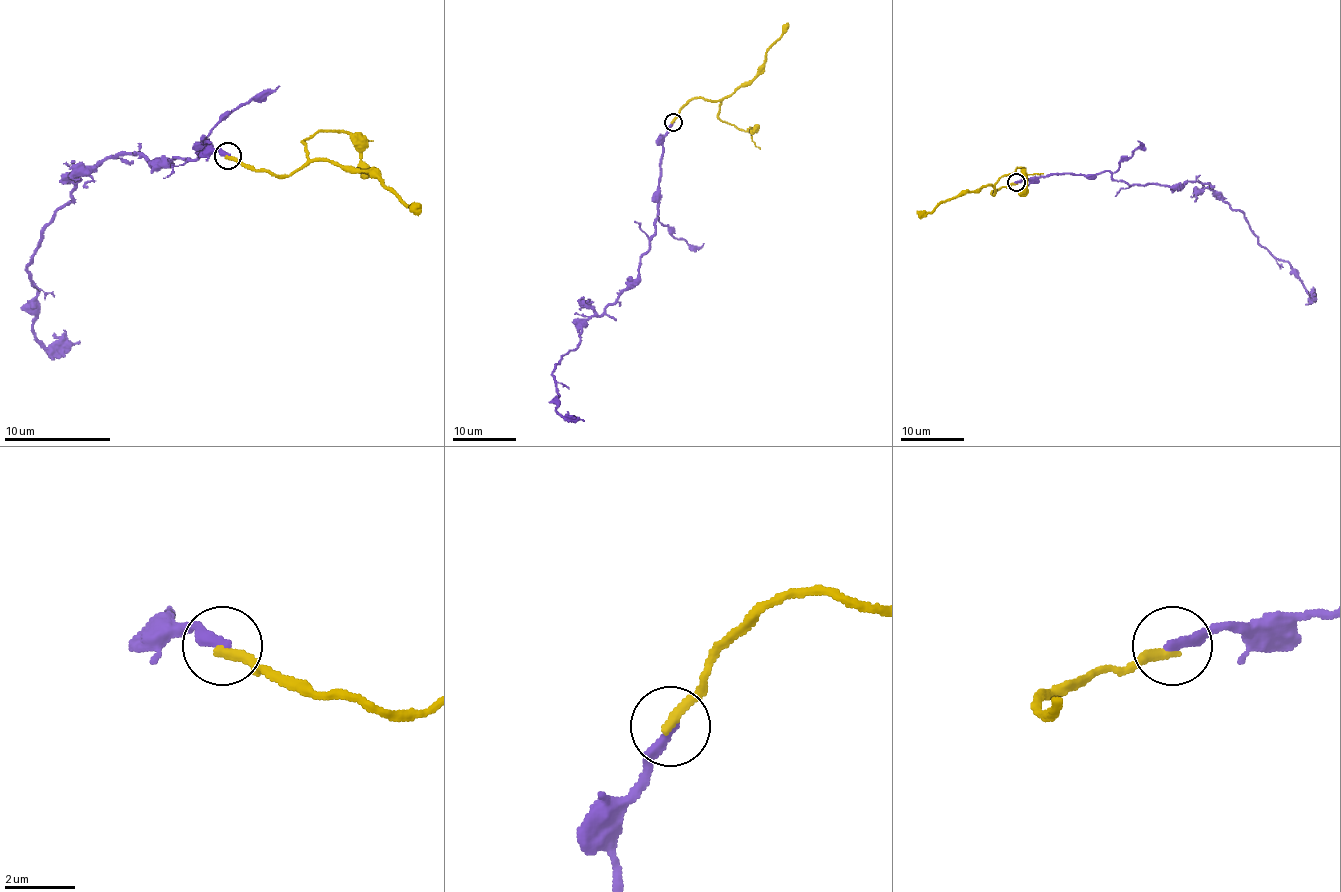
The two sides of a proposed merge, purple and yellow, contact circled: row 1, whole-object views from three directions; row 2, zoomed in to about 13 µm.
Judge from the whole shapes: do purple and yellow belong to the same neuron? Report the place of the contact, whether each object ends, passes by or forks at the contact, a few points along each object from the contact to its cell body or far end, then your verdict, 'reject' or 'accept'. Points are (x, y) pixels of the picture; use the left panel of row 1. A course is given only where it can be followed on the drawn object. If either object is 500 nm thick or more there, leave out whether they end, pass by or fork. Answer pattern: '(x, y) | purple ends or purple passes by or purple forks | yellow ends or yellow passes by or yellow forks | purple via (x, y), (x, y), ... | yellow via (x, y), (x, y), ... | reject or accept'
(227, 155) | purple ends | yellow ends | purple via (227, 156), (203, 137), (195, 159), (141, 153), (83, 172), (27, 265), (32, 332), (45, 345), (80, 340) | yellow via (227, 156), (267, 172), (296, 172), (320, 161), (352, 167), (368, 172), (405, 204), (419, 207) | reject

